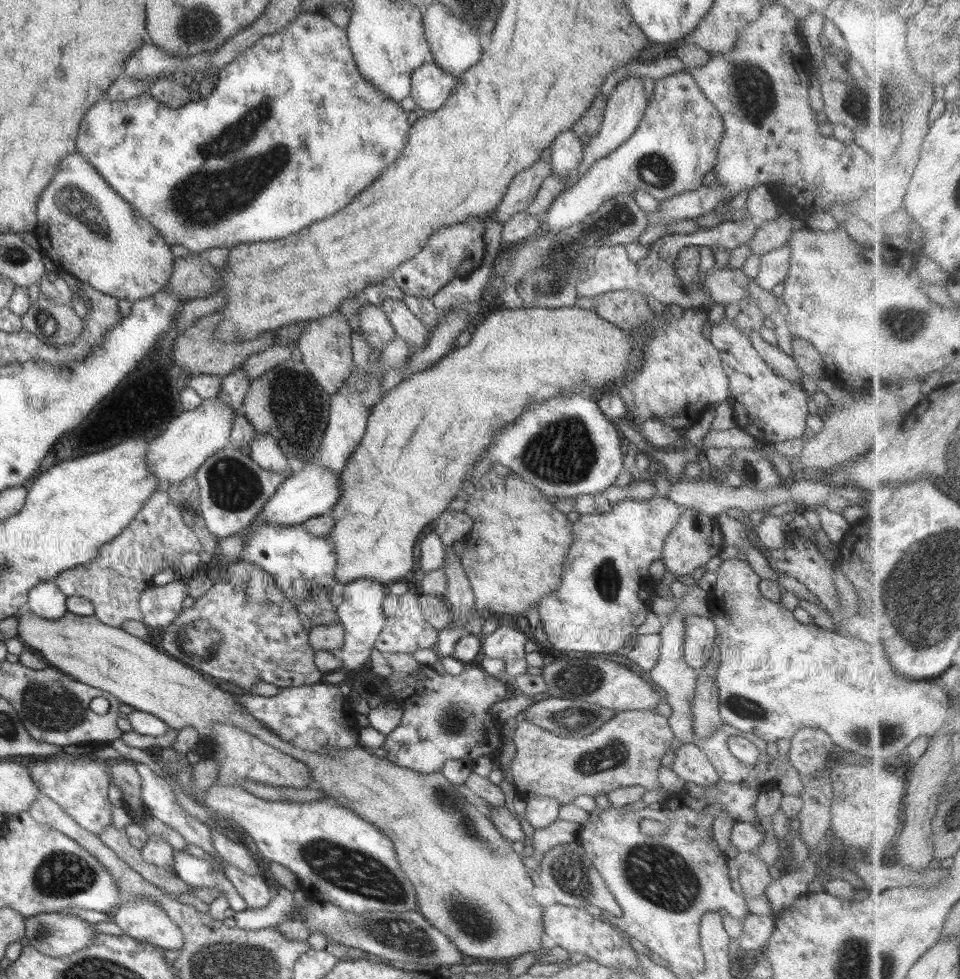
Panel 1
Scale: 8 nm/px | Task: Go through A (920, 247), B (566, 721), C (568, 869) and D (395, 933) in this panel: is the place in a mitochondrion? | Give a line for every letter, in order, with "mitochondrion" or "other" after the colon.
A: other
B: mitochondrion
C: mitochondrion
D: mitochondrion

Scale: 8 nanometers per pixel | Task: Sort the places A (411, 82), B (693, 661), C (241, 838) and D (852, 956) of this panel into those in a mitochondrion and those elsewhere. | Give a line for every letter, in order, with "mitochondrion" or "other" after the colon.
A: other
B: other
C: other
D: mitochondrion

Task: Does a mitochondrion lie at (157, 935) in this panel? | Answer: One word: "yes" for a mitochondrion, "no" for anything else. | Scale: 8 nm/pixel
no

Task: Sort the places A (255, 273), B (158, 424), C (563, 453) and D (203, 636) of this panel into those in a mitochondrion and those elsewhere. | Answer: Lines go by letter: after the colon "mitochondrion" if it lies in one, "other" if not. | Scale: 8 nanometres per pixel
A: other
B: other
C: mitochondrion
D: mitochondrion

